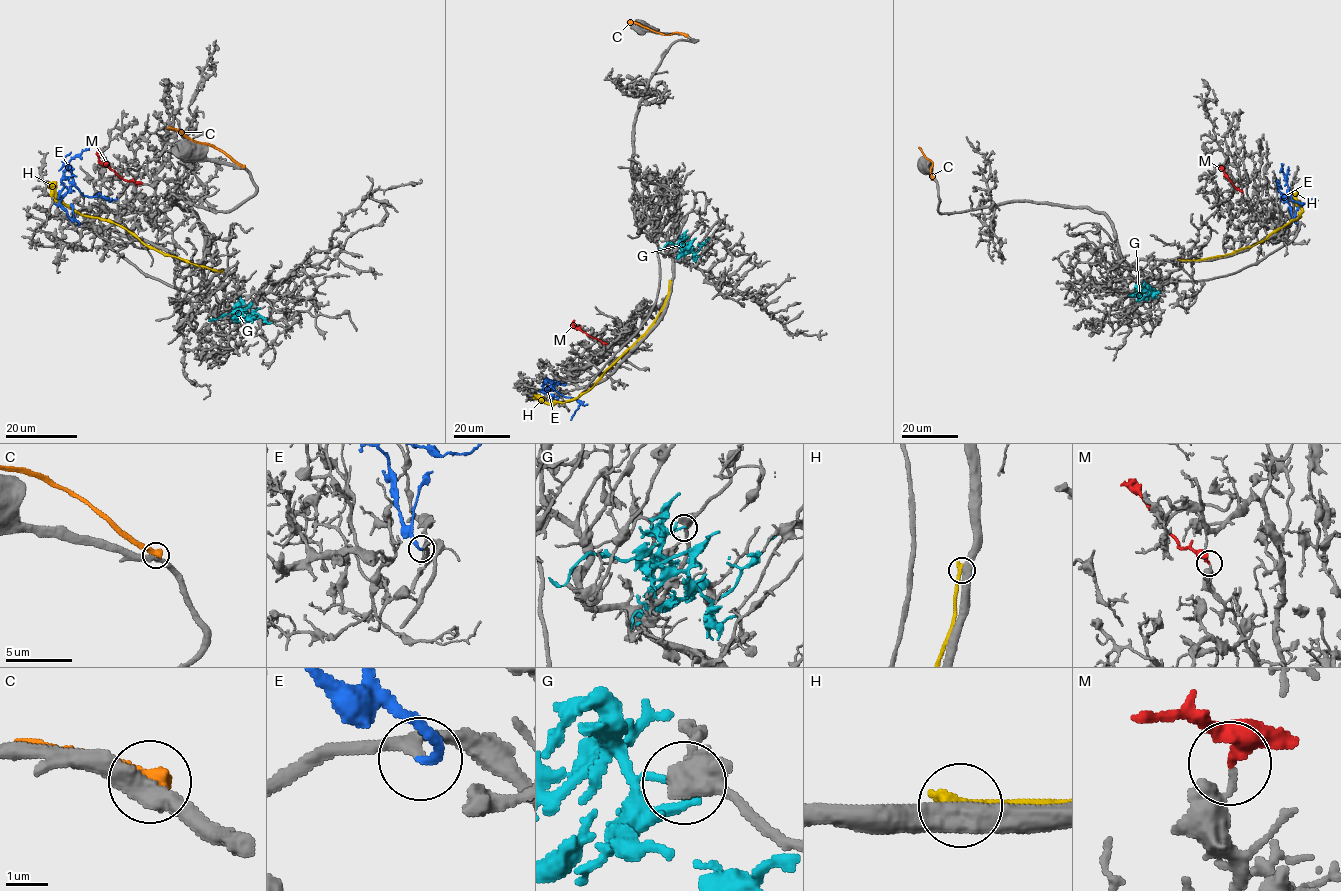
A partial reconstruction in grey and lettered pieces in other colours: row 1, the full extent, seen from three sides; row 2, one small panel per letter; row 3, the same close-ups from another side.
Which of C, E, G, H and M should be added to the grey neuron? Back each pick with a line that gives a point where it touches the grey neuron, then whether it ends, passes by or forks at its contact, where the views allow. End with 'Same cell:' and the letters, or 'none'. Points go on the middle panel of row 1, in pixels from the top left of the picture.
E: meets grey at (557, 398); it ends there
Same cell: E

